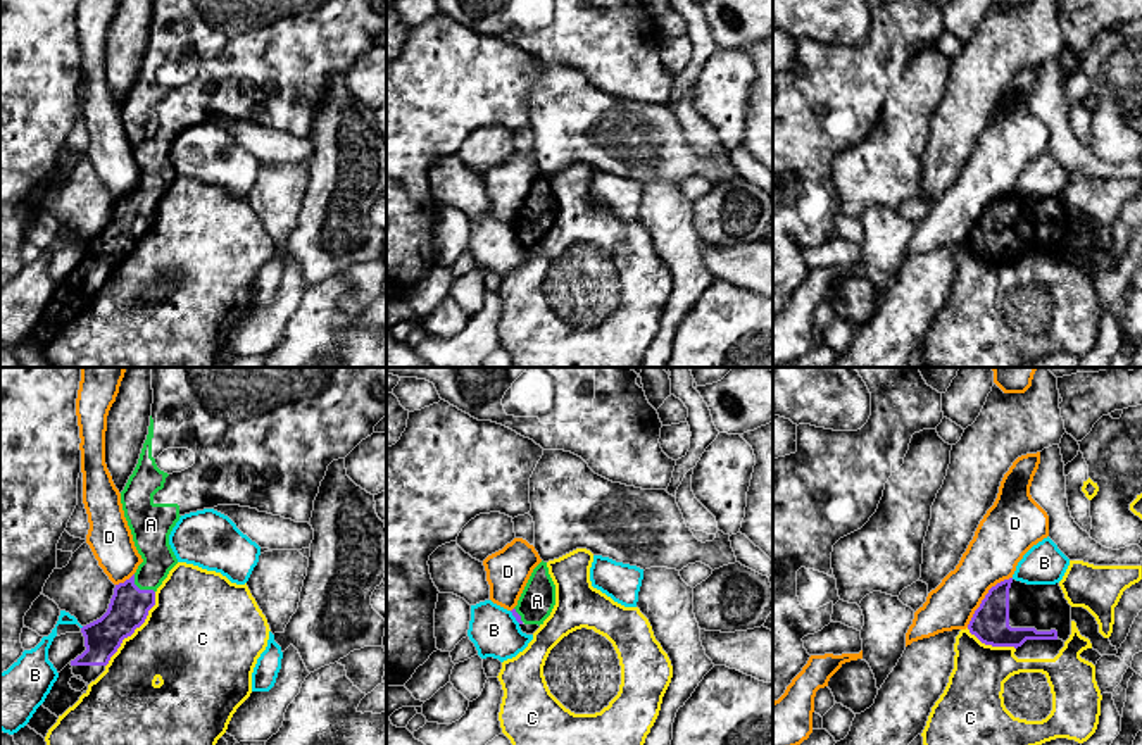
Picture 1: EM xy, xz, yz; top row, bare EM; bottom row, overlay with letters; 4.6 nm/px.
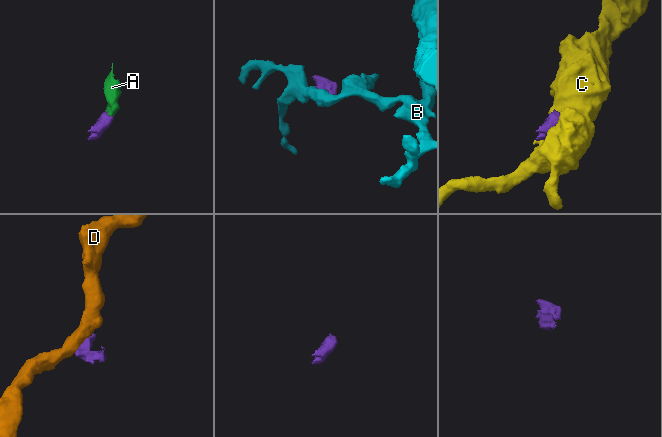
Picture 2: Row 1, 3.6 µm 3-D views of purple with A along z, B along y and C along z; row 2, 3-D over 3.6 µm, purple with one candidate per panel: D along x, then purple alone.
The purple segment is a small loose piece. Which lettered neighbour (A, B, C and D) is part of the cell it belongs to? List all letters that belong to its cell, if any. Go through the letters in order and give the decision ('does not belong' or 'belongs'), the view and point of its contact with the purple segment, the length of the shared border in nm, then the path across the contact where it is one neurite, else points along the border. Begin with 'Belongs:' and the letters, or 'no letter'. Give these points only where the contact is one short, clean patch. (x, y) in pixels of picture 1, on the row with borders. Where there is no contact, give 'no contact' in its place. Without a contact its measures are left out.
Belongs: A
A: belongs | xy (138, 588) | 130 nm | across xy (128, 609), (138, 588), (150, 573), (150, 537)
B: does not belong | xz (514, 616) | 80 nm
C: does not belong | xy (135, 628) | 420 nm
D: does not belong | yz (985, 597) | 320 nm | along yz (1011, 576), (997, 582), (989, 590), (966, 626)

